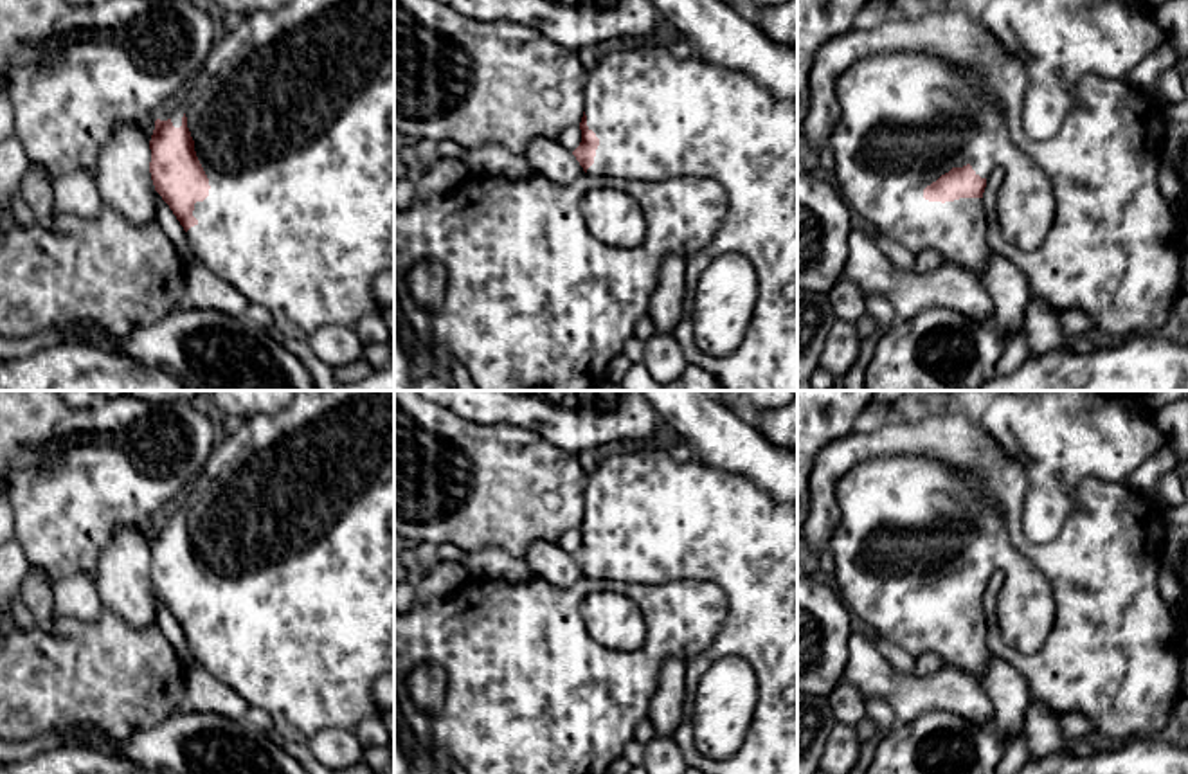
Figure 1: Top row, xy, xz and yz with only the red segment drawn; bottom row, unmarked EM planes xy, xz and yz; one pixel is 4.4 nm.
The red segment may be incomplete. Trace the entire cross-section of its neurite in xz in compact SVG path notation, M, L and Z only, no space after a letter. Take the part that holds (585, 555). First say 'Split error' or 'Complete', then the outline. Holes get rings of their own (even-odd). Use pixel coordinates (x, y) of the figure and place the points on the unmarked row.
Split error. M662 445L643 446L635 452L608 448L603 450L596 470L589 473L580 533L581 545L572 558L585 576L648 585L673 580L711 581L727 596L727 617L713 644L684 662L686 698L673 738L686 765L704 774L797 774L797 509L774 500L745 475L695 459L677 464ZM722 657L742 657L752 666L758 680L758 702L754 720L738 752L727 760L711 760L695 745L693 709L702 675Z

